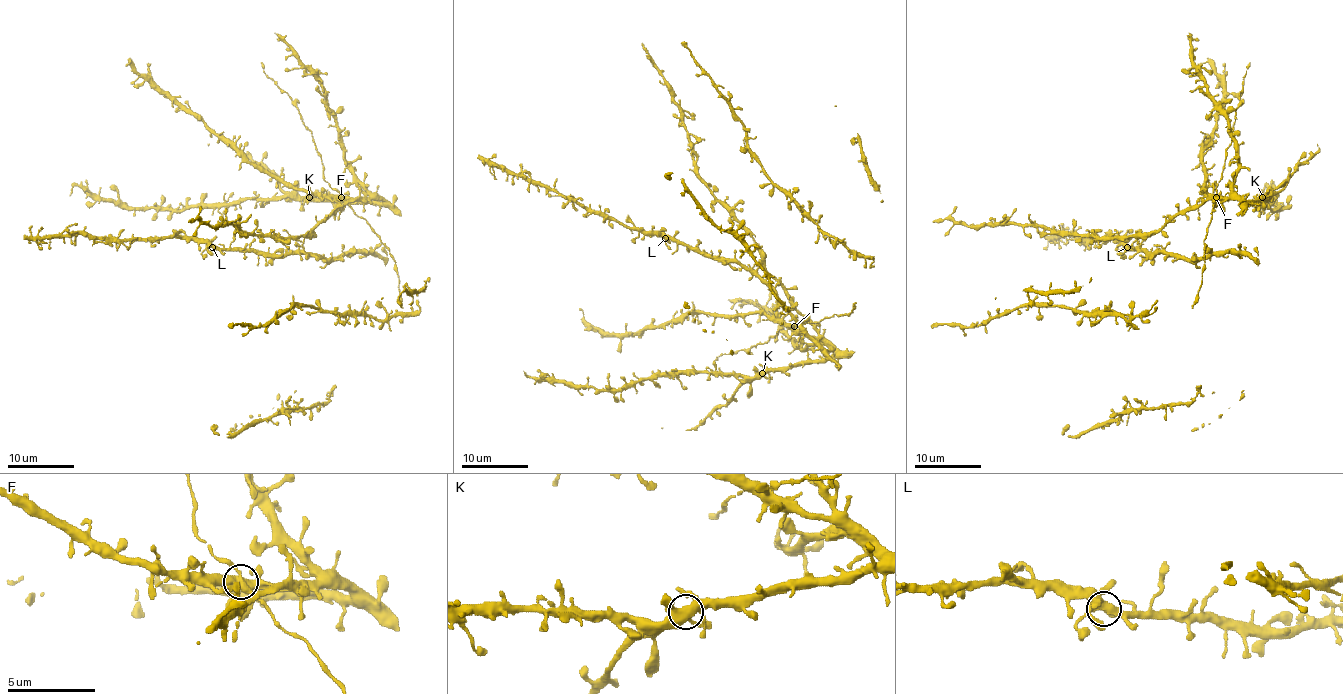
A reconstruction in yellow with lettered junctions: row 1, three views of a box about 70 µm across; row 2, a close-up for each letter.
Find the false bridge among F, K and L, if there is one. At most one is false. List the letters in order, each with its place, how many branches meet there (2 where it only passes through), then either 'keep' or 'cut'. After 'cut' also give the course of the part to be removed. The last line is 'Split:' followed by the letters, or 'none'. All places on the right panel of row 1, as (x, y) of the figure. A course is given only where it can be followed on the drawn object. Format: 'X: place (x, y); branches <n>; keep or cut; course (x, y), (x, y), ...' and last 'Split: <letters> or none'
F: place (1216, 197); branches 6; keep
K: place (1262, 197); branches 6; keep
L: place (1127, 247); branches 6; keep
Split: none

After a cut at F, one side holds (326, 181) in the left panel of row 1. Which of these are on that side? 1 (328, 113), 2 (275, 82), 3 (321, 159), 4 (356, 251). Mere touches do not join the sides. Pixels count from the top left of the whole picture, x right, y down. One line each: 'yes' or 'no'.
1: no
2: yes
3: yes
4: no

